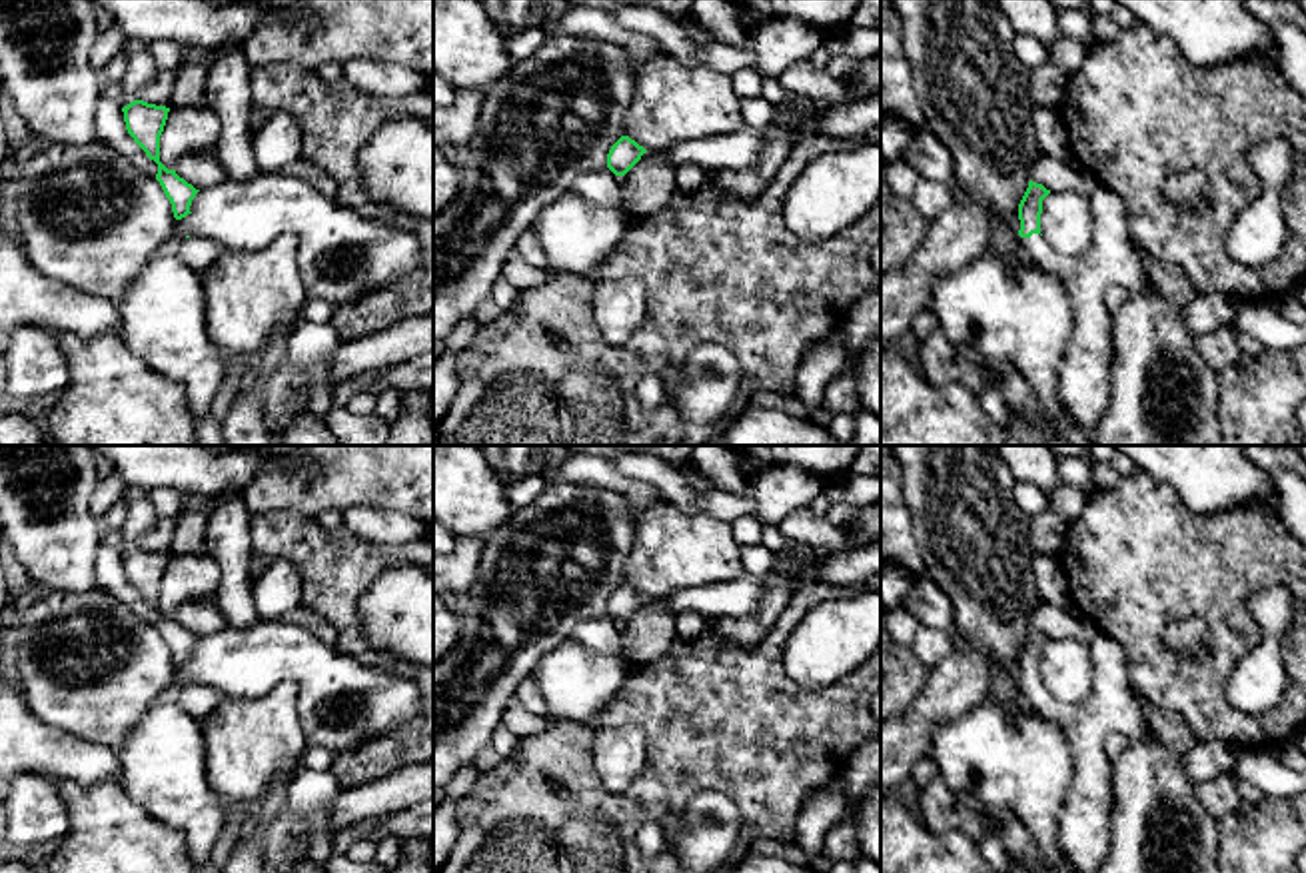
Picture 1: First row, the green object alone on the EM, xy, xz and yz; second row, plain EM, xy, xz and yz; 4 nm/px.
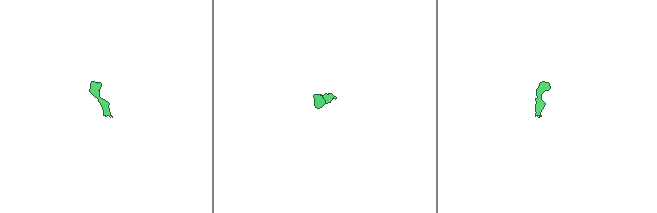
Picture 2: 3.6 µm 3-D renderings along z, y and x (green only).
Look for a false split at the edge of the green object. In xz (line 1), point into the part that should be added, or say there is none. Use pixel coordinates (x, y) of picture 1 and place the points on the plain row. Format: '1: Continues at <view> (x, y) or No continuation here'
1: No continuation here

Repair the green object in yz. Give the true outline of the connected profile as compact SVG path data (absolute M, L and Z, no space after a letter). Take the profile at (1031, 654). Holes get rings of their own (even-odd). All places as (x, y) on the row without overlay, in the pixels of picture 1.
M1028 629L1018 651L1020 691L1028 707L1058 725L1070 743L1072 783L1058 813L1058 847L1078 873L1098 873L1110 847L1114 809L1112 761L1104 753L1110 733L1148 735L1148 719L1138 705L1122 647L1098 631L1090 643L1094 683L1080 703L1060 703L1040 681L1042 647L1050 641Z

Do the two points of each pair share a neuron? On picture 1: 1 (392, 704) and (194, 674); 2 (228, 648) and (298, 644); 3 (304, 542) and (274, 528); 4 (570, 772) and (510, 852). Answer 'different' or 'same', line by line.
1: same
2: same
3: same
4: same

